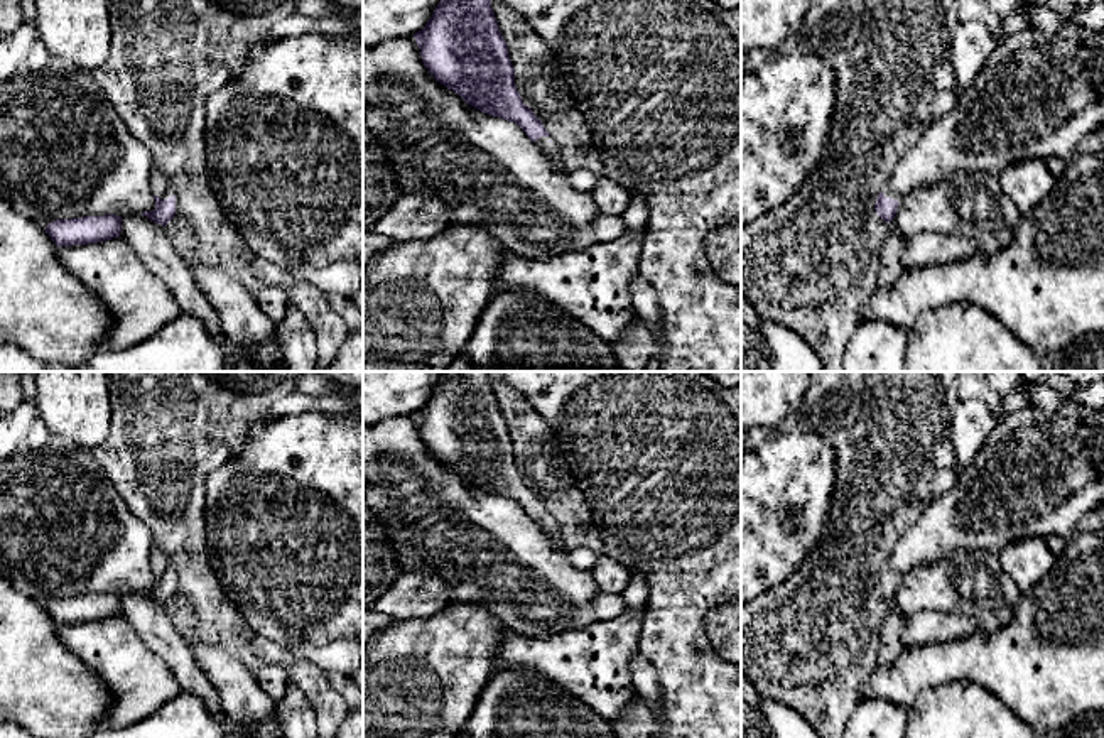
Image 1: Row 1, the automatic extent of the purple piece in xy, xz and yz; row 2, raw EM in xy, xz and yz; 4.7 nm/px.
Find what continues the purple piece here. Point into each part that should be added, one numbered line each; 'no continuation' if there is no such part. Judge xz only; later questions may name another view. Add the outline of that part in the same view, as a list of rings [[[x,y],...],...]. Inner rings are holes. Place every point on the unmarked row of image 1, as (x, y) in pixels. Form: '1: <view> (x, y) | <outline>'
1: xz (551, 527) | [[[540,515],[533,522],[554,540],[557,551],[566,551],[559,532],[559,524],[550,515]]]

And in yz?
1: yz (1040, 472) | [[[1075,402],[1055,410],[1033,405],[996,419],[979,454],[957,473],[954,488],[923,508],[910,530],[893,547],[885,576],[900,578],[912,567],[947,559],[955,551],[999,551],[1025,537],[1057,535],[1069,542],[1079,520],[1104,503],[1104,412]]]

